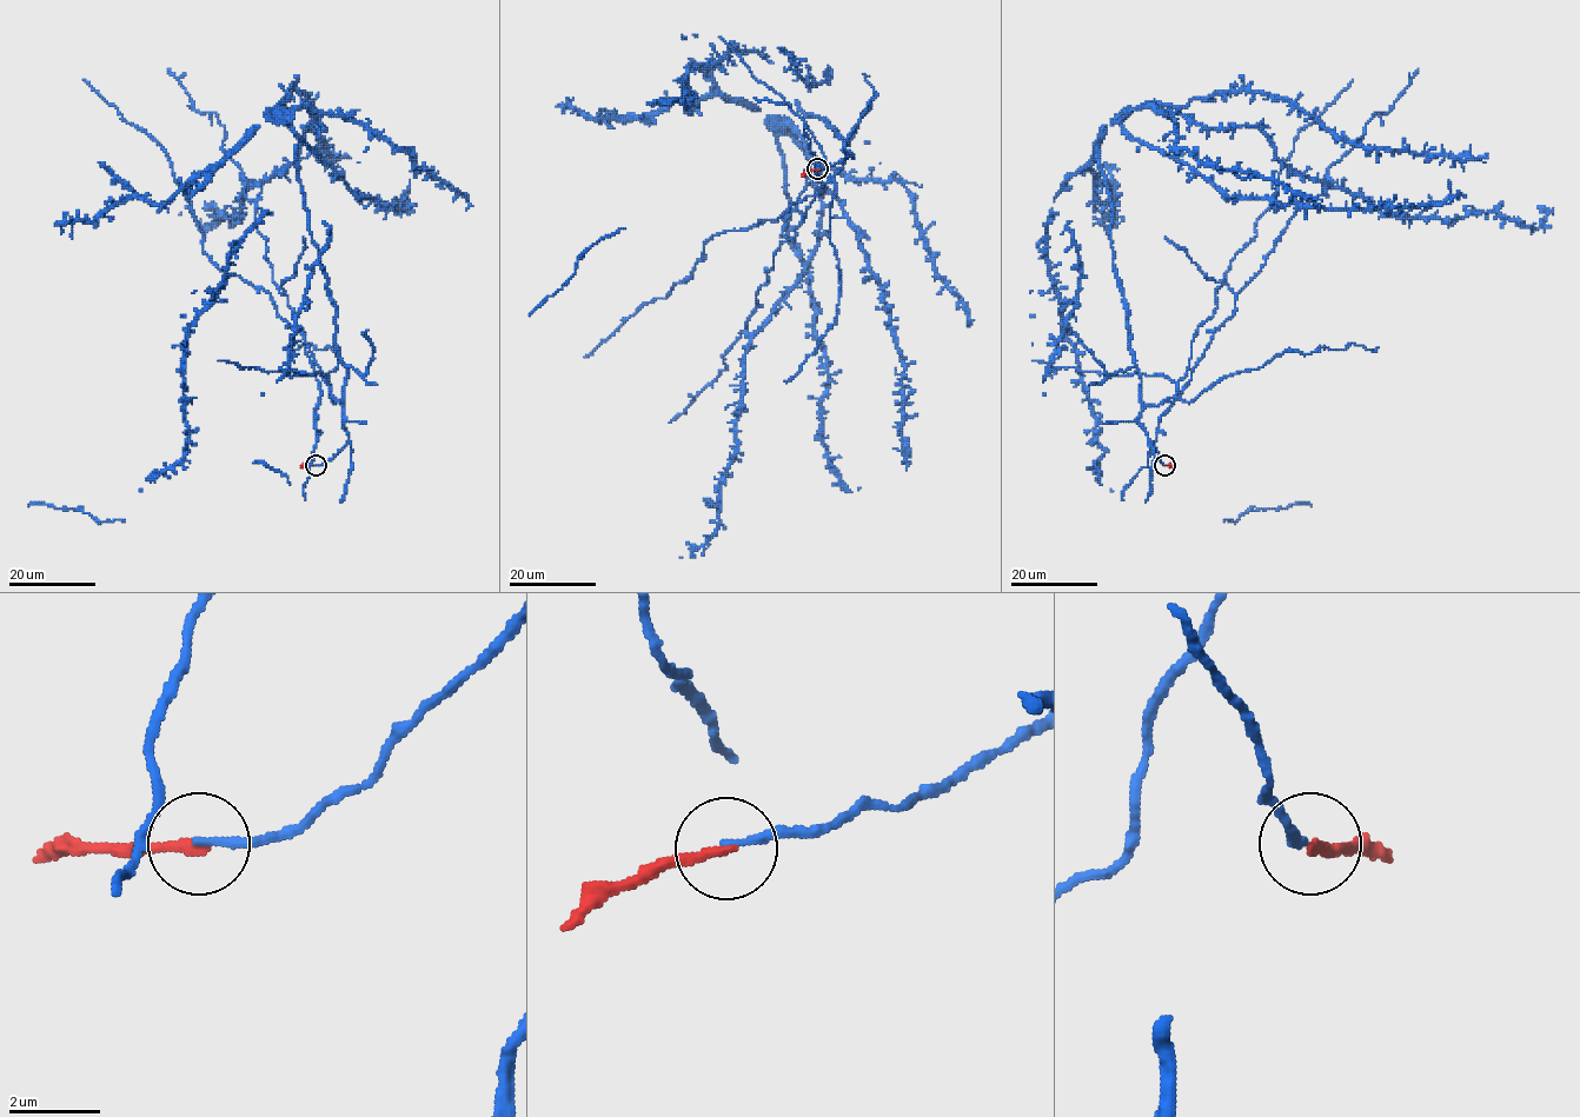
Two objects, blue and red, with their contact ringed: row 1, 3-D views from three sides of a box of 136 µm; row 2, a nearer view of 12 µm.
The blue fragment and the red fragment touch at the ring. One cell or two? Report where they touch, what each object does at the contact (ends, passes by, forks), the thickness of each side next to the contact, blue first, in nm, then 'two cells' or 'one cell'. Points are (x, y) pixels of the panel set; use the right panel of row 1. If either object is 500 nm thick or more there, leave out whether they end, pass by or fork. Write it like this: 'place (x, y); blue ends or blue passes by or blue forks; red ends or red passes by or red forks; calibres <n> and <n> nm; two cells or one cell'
place (1164, 465); blue ends; red ends; calibres 170 and 240 nm; one cell

